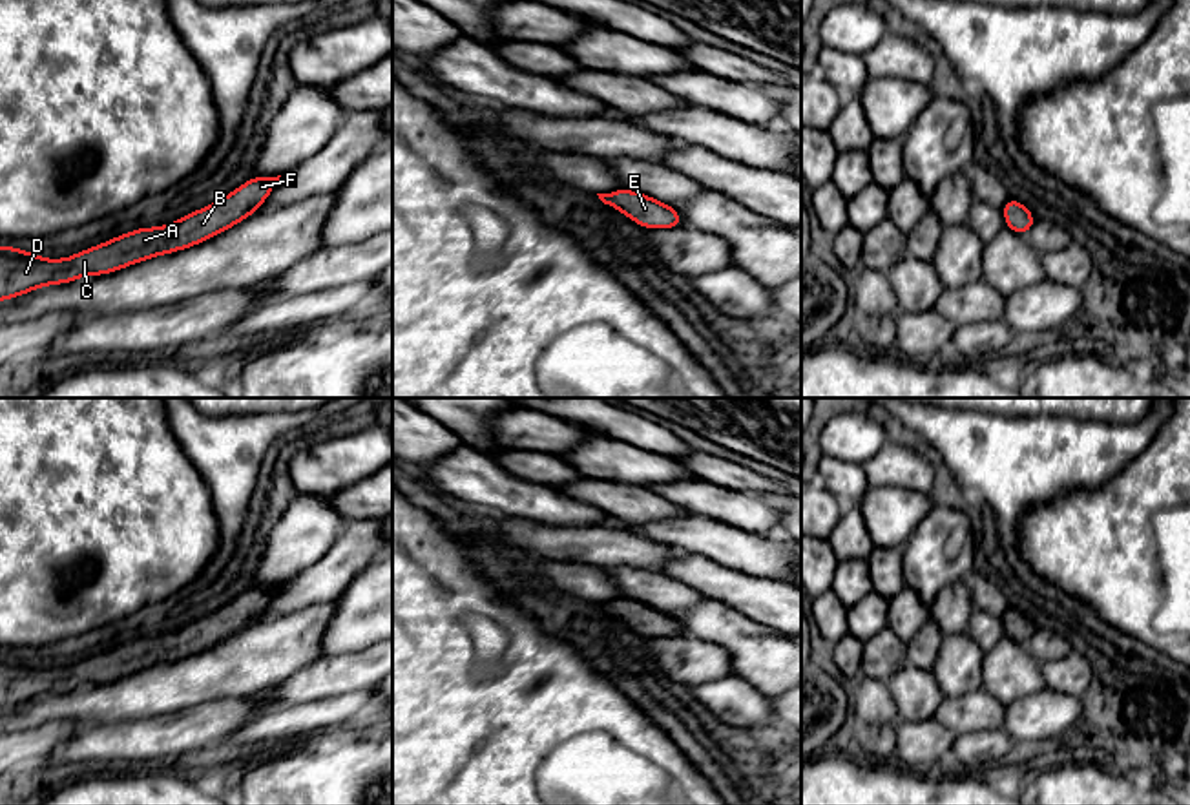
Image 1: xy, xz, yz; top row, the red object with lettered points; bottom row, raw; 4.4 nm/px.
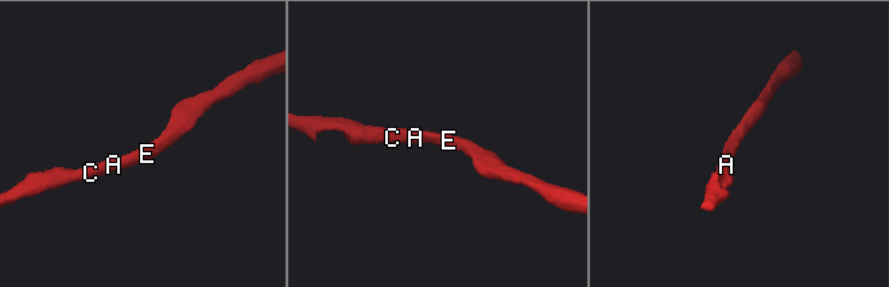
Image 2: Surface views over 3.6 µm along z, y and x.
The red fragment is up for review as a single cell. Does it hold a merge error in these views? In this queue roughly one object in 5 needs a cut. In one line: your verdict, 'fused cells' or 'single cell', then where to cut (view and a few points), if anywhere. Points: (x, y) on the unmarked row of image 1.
single cell; cut none

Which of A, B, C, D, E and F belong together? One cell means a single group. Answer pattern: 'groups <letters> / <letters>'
groups A B C D E F

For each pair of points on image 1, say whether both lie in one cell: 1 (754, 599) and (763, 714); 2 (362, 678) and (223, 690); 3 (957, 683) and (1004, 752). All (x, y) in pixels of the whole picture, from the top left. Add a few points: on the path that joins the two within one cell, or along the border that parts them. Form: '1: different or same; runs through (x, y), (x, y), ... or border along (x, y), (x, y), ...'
1: same; runs through (754, 628), (754, 647), (763, 656), (763, 685)
2: same; runs through (327, 678), (281, 678), (258, 685)
3: same; runs through (973, 700), (986, 712), (988, 736)

